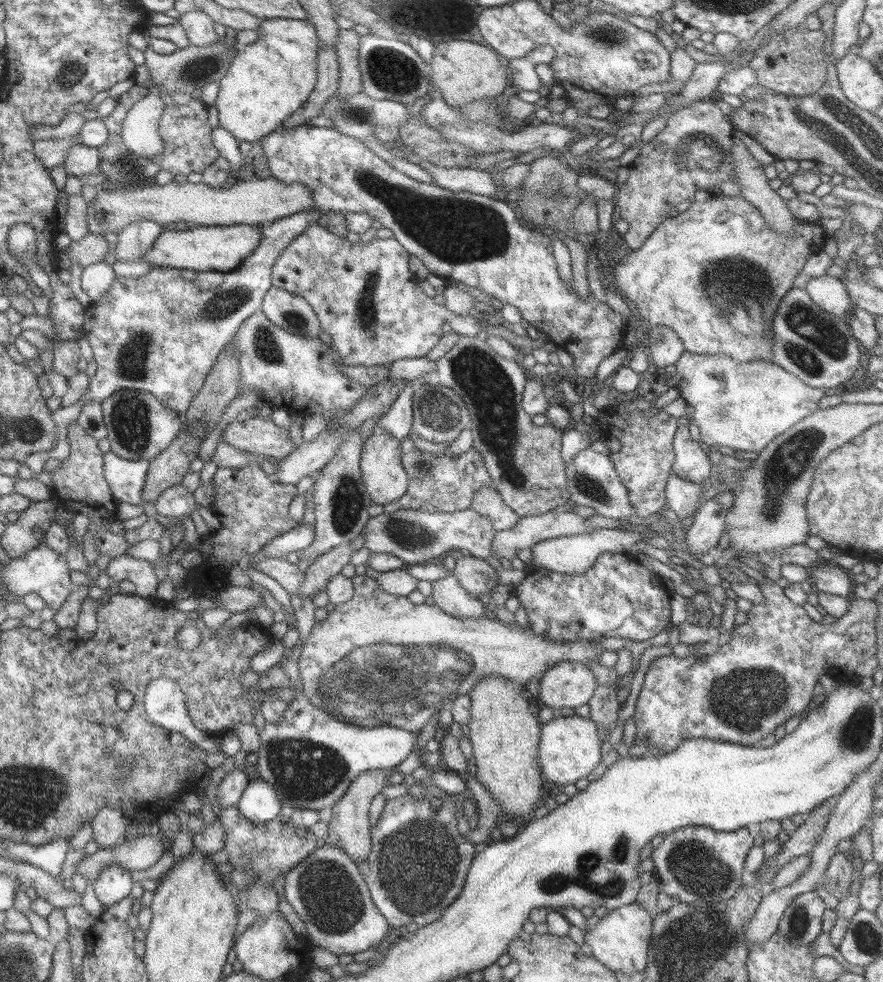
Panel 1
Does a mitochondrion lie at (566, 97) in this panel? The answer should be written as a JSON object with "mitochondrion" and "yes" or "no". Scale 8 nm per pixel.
{"mitochondrion":"no"}

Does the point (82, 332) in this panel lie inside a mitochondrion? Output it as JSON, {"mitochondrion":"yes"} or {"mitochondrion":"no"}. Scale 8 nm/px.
{"mitochondrion":"no"}

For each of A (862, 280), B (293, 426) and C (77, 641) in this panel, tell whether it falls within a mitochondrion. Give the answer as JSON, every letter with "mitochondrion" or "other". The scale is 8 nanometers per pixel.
{"A":"other","B":"other","C":"other"}

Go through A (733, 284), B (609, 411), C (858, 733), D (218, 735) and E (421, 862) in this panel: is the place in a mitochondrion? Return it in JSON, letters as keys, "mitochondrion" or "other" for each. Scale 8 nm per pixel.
{"A":"mitochondrion","B":"other","C":"mitochondrion","D":"other","E":"mitochondrion"}

